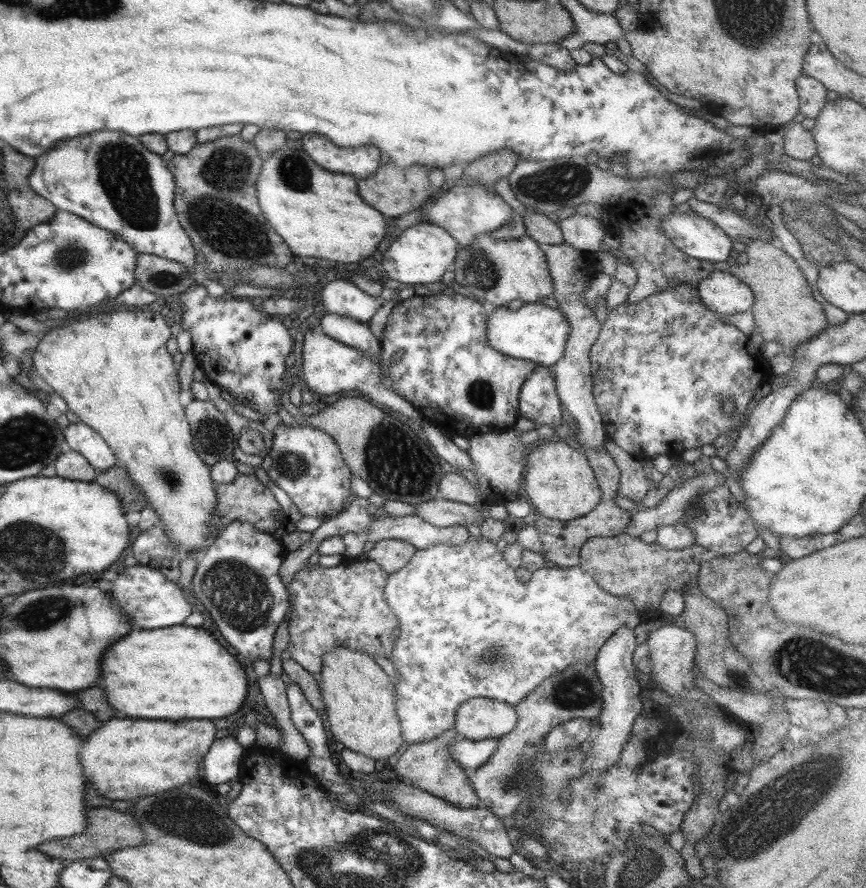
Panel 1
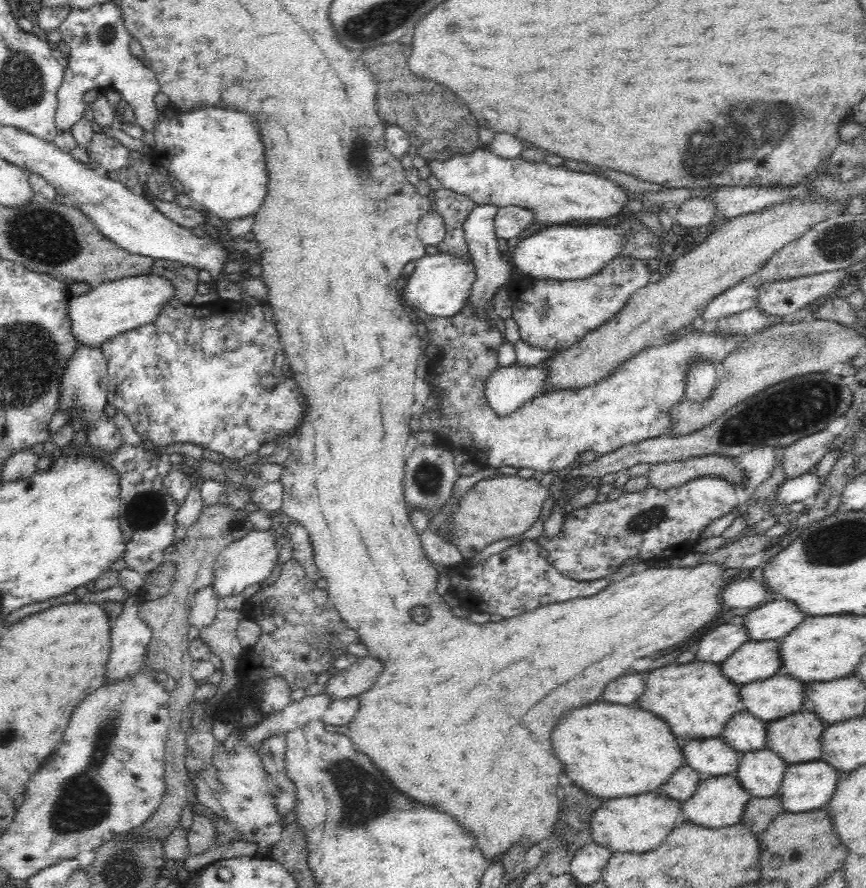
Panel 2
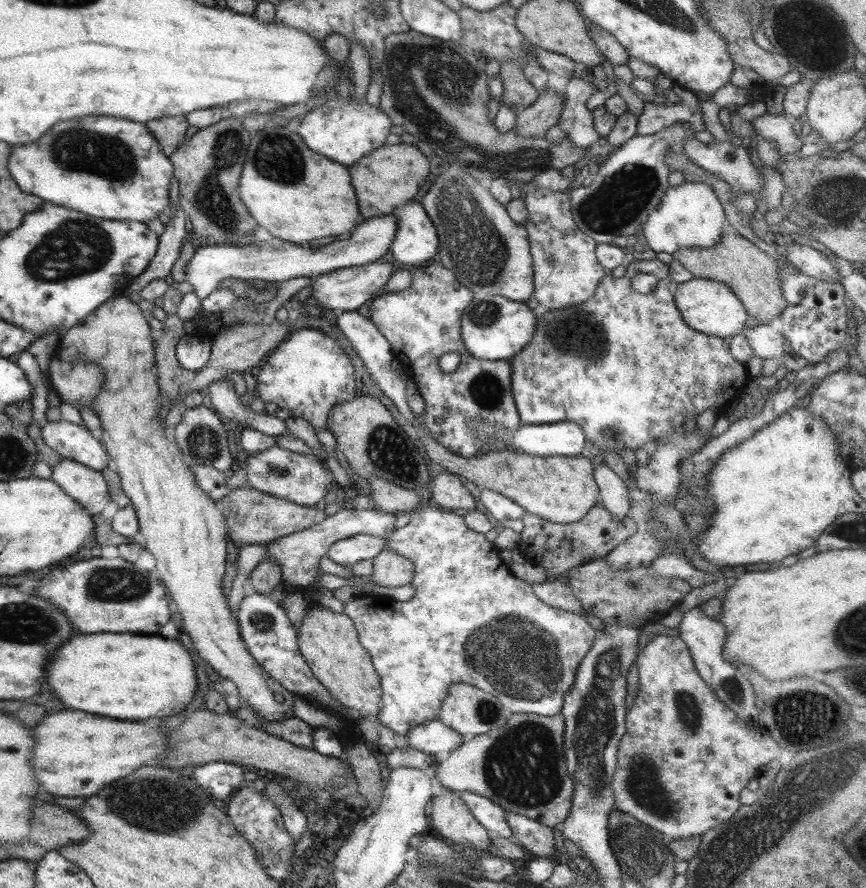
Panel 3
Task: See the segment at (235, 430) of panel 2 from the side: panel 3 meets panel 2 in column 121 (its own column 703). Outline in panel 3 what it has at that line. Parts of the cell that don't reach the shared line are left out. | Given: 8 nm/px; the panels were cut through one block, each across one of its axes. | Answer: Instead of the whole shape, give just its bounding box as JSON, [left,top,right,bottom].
[509,260,749,453]

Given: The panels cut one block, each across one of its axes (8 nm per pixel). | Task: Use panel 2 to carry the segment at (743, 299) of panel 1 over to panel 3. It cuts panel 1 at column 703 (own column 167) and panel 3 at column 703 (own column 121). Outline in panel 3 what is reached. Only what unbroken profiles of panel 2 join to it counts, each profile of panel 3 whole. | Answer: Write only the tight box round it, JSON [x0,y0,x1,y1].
[672,278,747,340]

